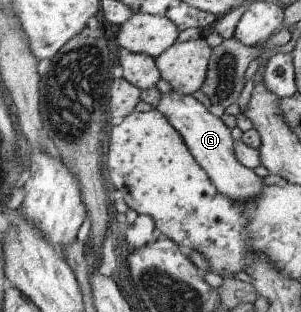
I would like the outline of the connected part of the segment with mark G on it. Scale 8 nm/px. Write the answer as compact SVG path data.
M171 90L161 94L161 100L156 108L169 124L179 132L185 141L189 152L197 160L201 168L213 182L217 192L229 196L229 200L237 204L247 204L257 198L263 190L263 178L257 176L253 169L243 166L235 156L234 140L231 130L223 123L221 118L209 112L209 109L199 102L193 95L177 94Z

